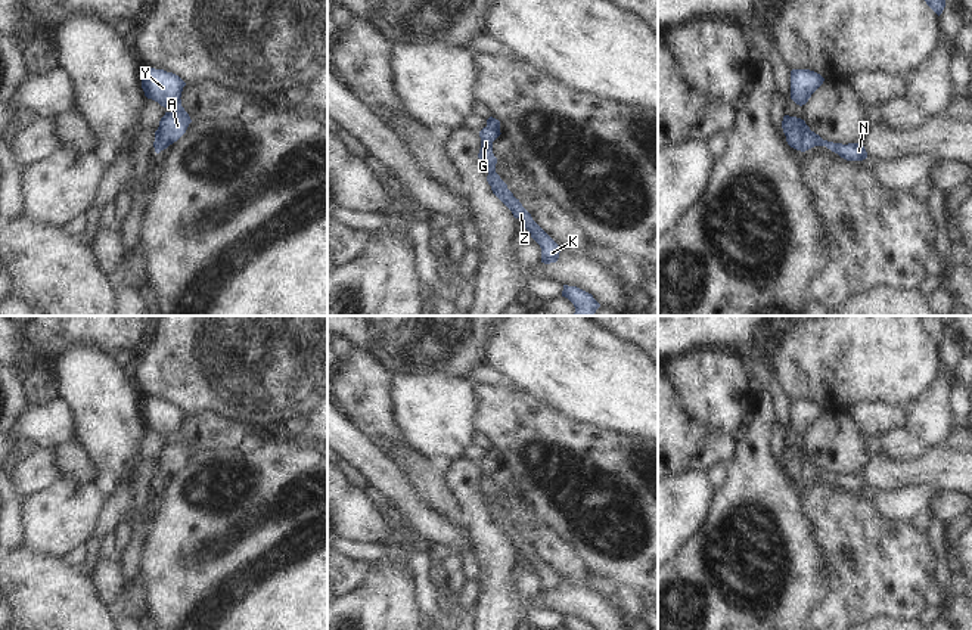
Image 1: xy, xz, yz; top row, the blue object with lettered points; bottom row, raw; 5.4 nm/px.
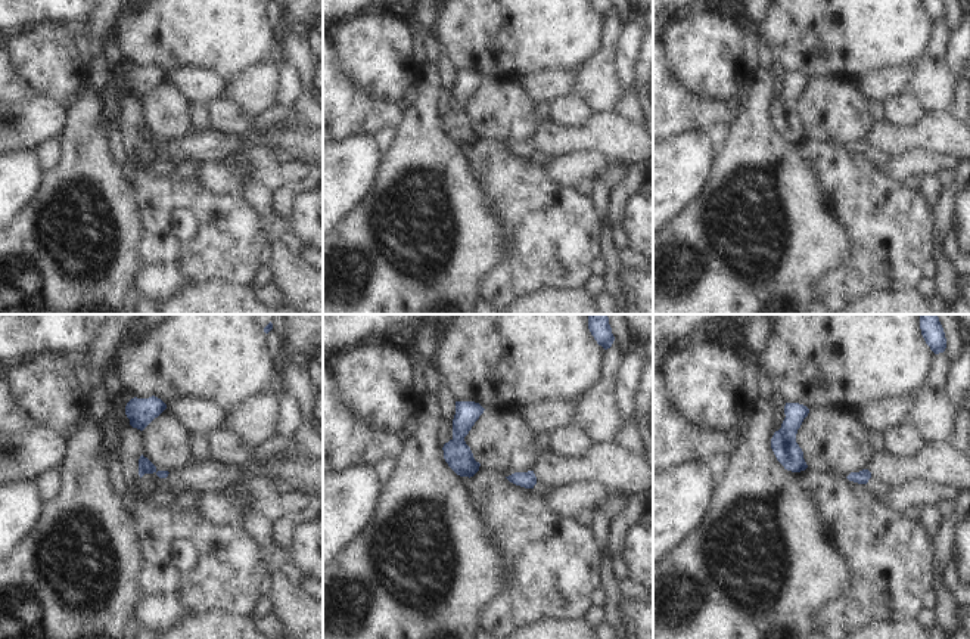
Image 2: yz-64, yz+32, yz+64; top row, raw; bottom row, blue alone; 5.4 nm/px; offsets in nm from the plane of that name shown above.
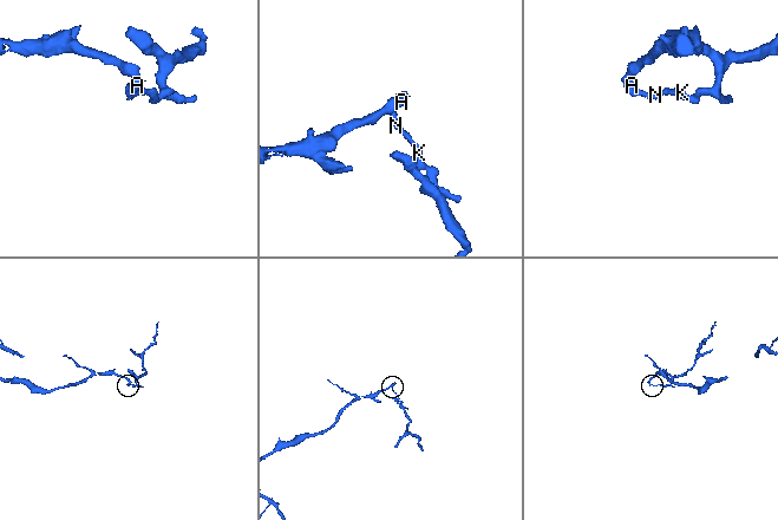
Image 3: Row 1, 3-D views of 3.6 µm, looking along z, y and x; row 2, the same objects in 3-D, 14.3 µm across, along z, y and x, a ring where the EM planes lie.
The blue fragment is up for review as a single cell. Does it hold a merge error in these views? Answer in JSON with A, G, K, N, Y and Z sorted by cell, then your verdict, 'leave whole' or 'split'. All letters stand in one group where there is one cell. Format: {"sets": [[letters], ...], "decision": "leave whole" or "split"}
{"sets": [["A", "Y"], ["G", "K", "N", "Z"]], "decision": "split"}

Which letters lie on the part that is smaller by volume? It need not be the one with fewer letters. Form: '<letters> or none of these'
G, K, N, Z

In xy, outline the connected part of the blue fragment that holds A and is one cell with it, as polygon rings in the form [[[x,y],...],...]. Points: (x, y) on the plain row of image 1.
[[[155,398],[142,401],[145,426],[164,438],[173,438],[171,443],[165,443],[158,457],[158,471],[162,481],[177,472],[192,453],[189,444],[181,437],[180,428],[184,416],[186,413],[173,403]]]

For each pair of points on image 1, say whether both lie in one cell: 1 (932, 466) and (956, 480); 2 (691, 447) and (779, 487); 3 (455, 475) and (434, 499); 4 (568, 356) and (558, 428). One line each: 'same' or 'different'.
1: same
2: different
3: different
4: different

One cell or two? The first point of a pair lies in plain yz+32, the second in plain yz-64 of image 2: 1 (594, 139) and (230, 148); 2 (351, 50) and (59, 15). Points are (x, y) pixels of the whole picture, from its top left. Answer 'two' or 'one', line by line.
1: one
2: two

